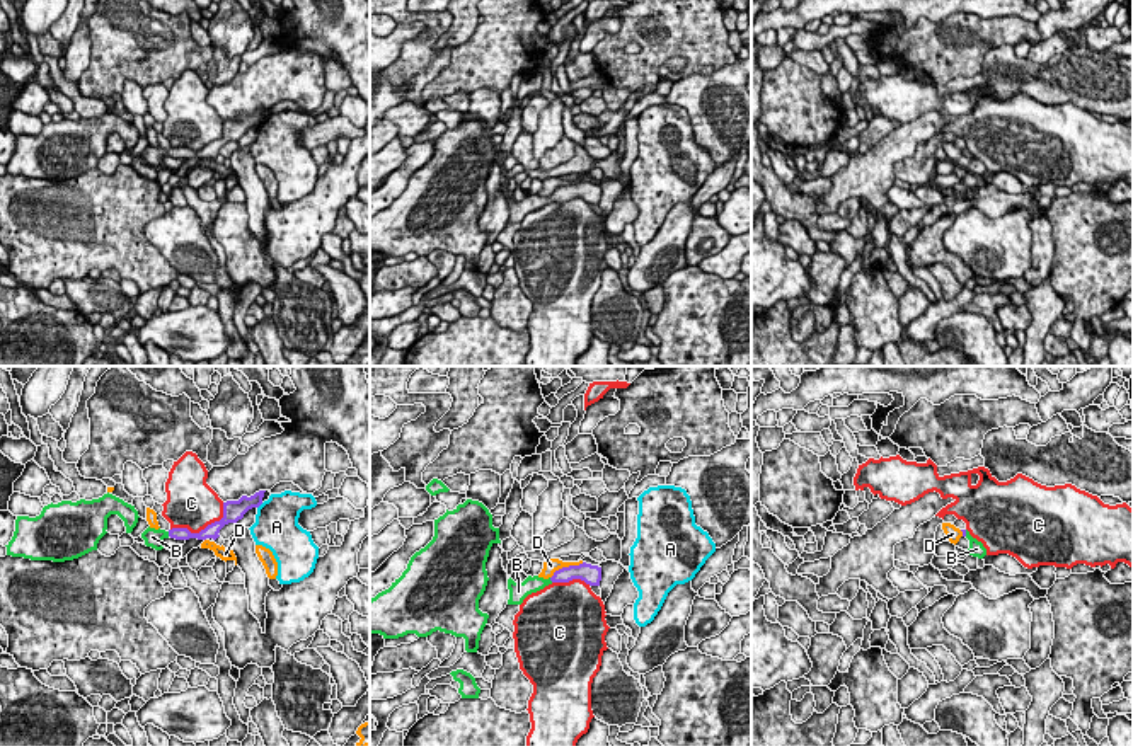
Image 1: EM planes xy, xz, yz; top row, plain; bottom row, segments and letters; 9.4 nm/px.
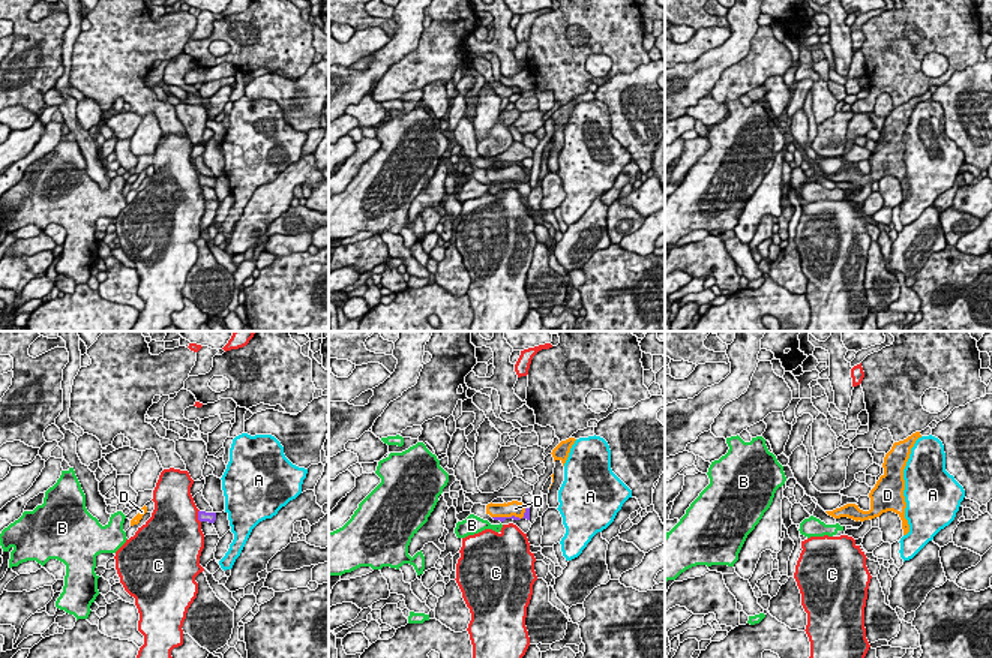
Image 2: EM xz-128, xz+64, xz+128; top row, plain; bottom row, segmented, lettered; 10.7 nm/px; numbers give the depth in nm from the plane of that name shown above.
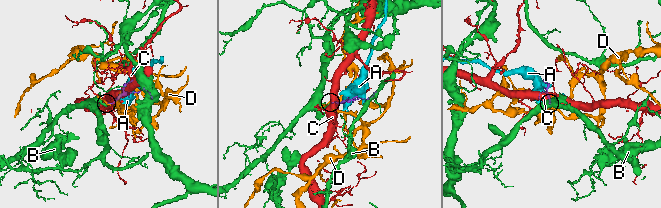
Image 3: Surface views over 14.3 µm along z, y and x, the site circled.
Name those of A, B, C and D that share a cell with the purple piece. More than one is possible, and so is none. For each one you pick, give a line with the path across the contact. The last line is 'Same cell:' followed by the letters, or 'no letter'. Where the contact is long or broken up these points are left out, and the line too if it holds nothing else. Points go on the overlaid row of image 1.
B: runs through xy (179, 533), (169, 533), (152, 537)
Same cell: B

